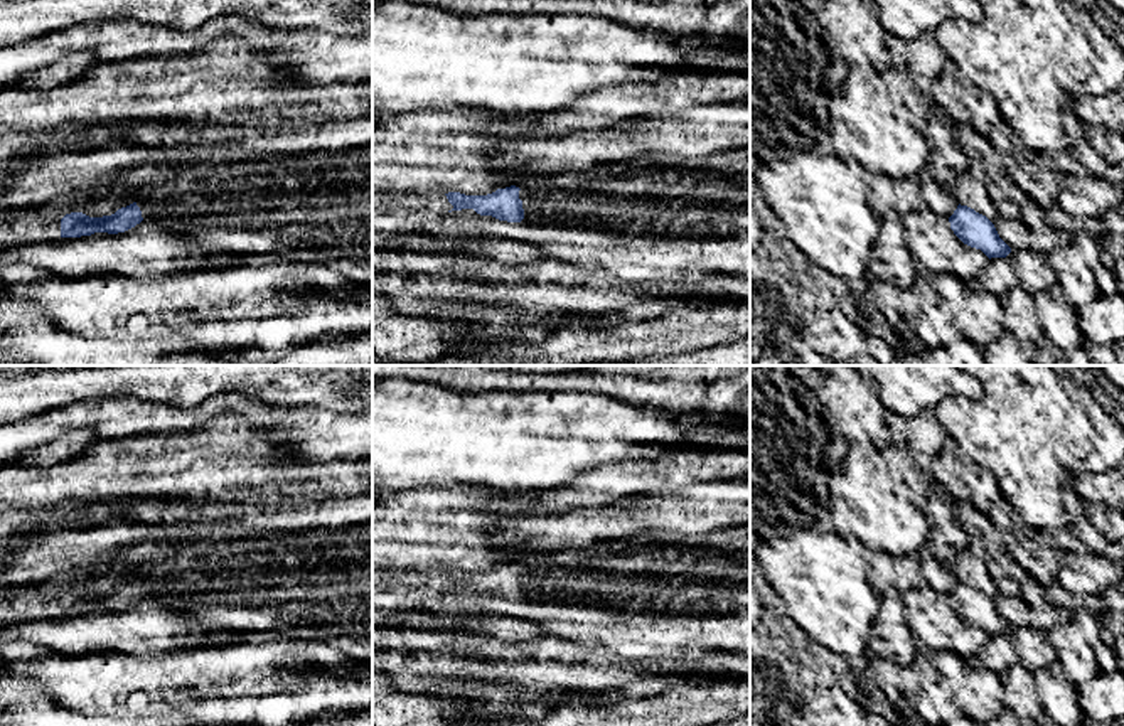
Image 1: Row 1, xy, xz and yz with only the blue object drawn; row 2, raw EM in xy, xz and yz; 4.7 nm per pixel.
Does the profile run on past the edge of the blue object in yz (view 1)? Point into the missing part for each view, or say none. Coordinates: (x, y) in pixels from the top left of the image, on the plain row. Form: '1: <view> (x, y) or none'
1: none

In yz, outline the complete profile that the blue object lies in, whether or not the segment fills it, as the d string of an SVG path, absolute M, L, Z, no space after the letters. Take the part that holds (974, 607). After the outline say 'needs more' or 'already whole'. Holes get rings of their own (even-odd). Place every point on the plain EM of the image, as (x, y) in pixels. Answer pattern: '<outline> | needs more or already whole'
M957 583L949 595L950 606L967 623L981 627L989 637L1006 635L1011 625L999 615L994 601L967 583Z | already whole

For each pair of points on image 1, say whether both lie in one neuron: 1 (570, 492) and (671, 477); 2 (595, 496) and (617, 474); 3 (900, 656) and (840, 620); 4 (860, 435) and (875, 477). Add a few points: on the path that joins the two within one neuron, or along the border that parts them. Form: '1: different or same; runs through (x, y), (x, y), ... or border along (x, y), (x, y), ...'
1: same; runs through (595, 487), (631, 477), (646, 477)
2: same; runs through (600, 491), (612, 479)
3: different; border along (878, 598), (873, 632), (867, 647)
4: different; border along (870, 440), (848, 443)

